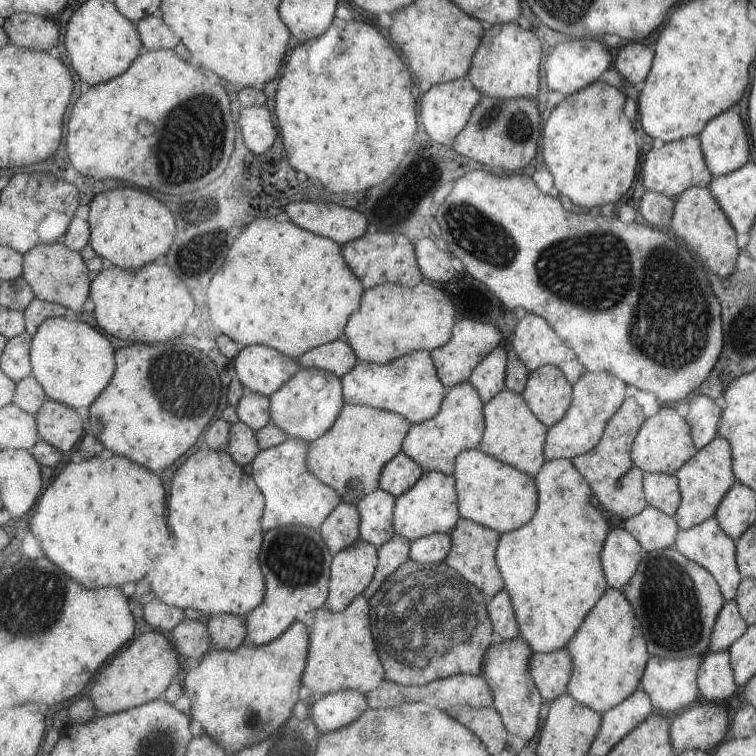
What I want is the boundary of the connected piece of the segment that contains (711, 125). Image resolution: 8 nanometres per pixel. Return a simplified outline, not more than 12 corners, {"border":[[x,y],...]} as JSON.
{"border":[[730,108],[698,134],[707,170],[750,160],[743,122]]}

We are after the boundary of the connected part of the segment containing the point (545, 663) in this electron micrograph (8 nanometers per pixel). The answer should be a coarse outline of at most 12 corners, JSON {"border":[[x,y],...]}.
{"border":[[565,648],[533,653],[529,672],[543,701],[566,692],[572,660]]}

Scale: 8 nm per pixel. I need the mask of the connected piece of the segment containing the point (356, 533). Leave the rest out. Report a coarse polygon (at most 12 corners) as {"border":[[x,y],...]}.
{"border":[[343,502],[320,531],[337,554],[362,538],[362,514]]}

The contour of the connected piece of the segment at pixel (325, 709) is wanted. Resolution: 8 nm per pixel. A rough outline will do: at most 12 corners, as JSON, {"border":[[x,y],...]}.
{"border":[[358,690],[318,697],[311,718],[323,733],[345,728],[370,708]]}

